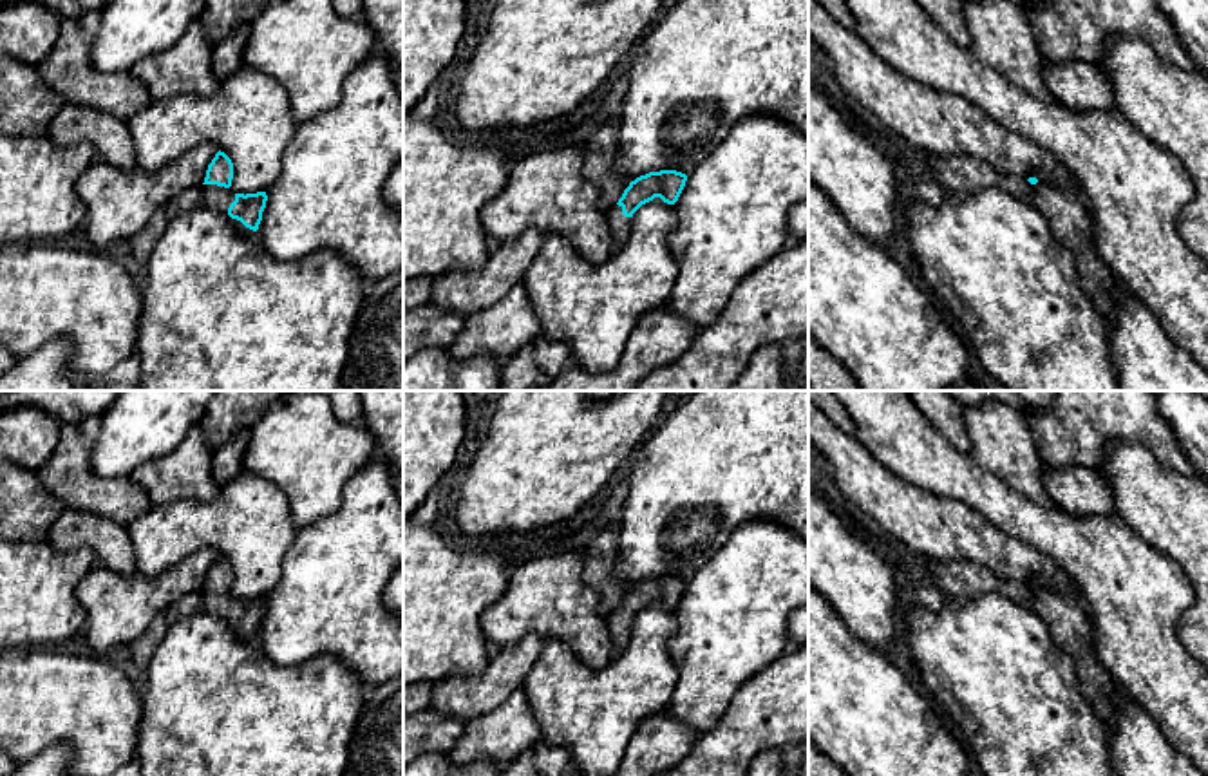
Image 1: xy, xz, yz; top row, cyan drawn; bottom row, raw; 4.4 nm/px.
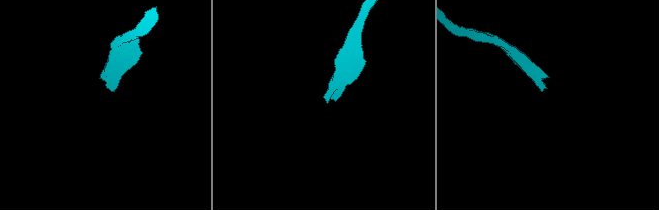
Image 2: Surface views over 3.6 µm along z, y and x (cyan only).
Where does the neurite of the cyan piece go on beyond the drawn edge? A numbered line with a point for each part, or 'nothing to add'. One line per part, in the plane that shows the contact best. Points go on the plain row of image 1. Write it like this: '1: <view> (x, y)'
1: xy (217, 603)

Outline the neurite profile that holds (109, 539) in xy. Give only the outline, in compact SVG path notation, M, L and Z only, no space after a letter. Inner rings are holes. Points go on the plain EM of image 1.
M65 508L51 526L47 541L56 550L90 548L99 564L123 577L136 572L127 525L112 517Z

